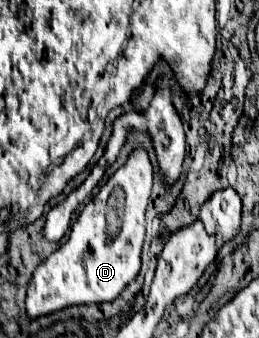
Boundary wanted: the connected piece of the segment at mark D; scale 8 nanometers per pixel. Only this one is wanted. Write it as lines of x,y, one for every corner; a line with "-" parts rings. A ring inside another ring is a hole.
140,146
128,156
126,164
108,178
108,182
100,188
100,192
94,196
94,200
84,206
80,218
72,226
72,234
70,234
68,242
64,244
66,248
60,248
60,256
58,256
60,260
58,260
56,270
52,270
52,274
50,274
50,270
46,270
44,274
42,274
42,270
36,272
38,276
32,280
32,284
28,288
28,298
26,298
26,314
30,318
52,314
56,310
62,310
62,308
74,306
74,304
112,302
138,276
140,254
142,254
142,244
144,244
144,236
146,236
146,208
148,208
150,196
152,196
152,182
154,182
154,166
150,162
148,150
-
114,186
122,186
126,190
126,204
124,204
122,228
120,228
118,236
110,238
108,222
106,222
106,208
108,208
106,202
108,202
108,196
-
78,222
92,222
92,224
96,224
96,228
84,232
82,234
84,238
80,240

